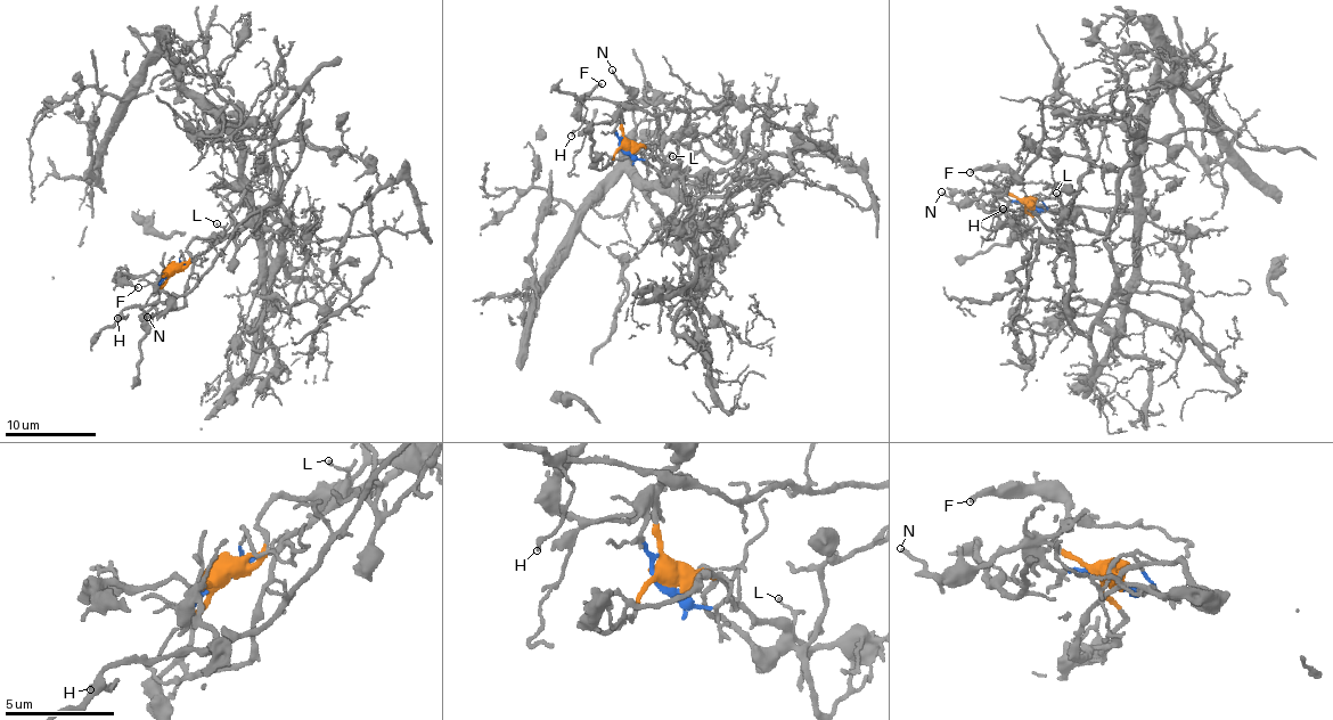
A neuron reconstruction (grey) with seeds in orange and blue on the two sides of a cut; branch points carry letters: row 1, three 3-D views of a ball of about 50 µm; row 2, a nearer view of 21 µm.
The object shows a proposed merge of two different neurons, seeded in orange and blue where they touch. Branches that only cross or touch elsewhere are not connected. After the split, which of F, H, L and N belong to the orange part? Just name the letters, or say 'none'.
F, H, N

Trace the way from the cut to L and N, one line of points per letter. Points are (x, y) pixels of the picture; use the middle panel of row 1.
L: (624, 150), (634, 156), (653, 157), (678, 166), (672, 156)
N: (624, 148), (619, 119), (621, 105), (630, 100), (630, 90), (612, 70)

